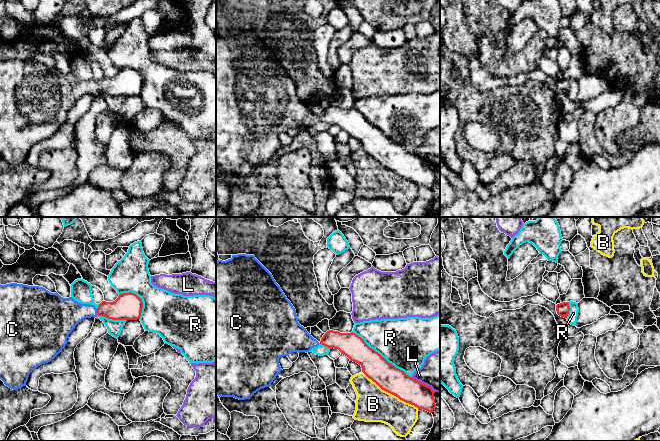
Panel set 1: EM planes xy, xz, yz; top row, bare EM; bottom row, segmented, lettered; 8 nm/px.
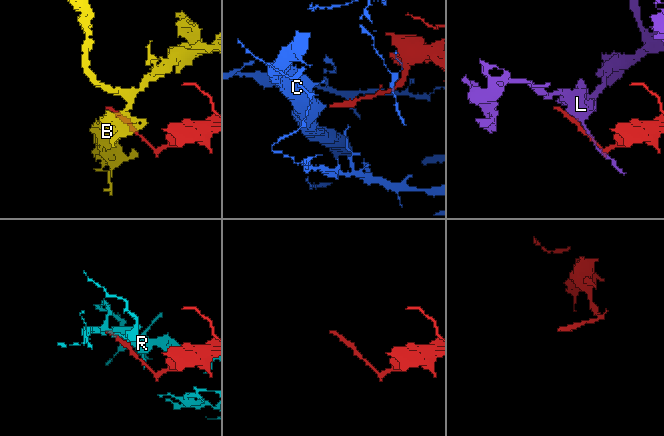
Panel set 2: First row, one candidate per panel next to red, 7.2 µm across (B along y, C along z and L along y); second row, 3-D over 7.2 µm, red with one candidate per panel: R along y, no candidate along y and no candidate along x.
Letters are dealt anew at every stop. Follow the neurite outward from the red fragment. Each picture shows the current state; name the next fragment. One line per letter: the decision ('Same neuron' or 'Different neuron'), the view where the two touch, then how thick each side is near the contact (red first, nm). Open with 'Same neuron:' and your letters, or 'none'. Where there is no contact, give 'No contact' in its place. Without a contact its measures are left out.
Same neuron: C
B: Different neuron. Touches red in xz. Thickness 200 nm (red) against 280 nm
C: Same neuron. Touches red in xy. Thickness 220 nm (red) against 240 nm
L: Different neuron. Touches red in xz. Thickness 200 nm (red) against 280 nm
R: Different neuron. Touches red in xz. Thickness 200 nm (red) against 400 nm

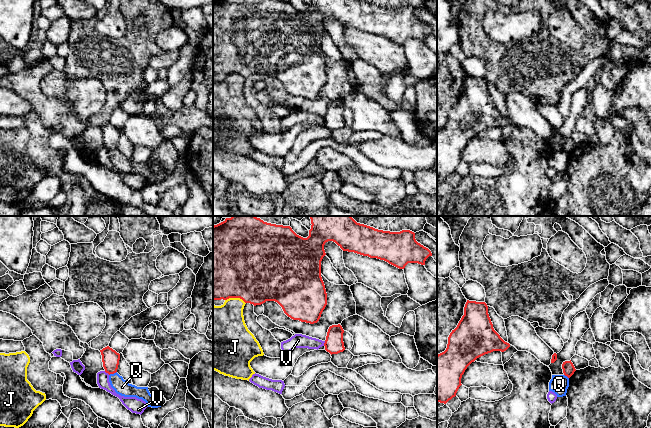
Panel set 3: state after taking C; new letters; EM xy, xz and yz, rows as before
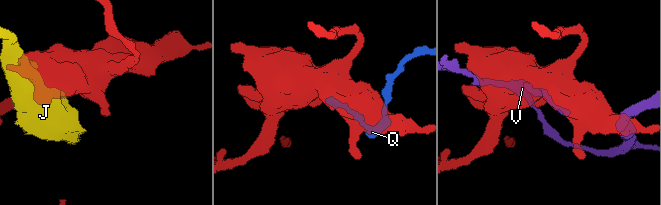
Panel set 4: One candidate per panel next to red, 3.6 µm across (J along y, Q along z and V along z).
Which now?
Same neuron: none
J: Different neuron. Touches red in xz. Thickness 500 nm (red) against 340 nm
Q: Different neuron. Touches red in xy. Thickness 140 nm (red) against 120 nm
V: Different neuron. Touches red in xy. Thickness 140 nm (red) against 100 nm

